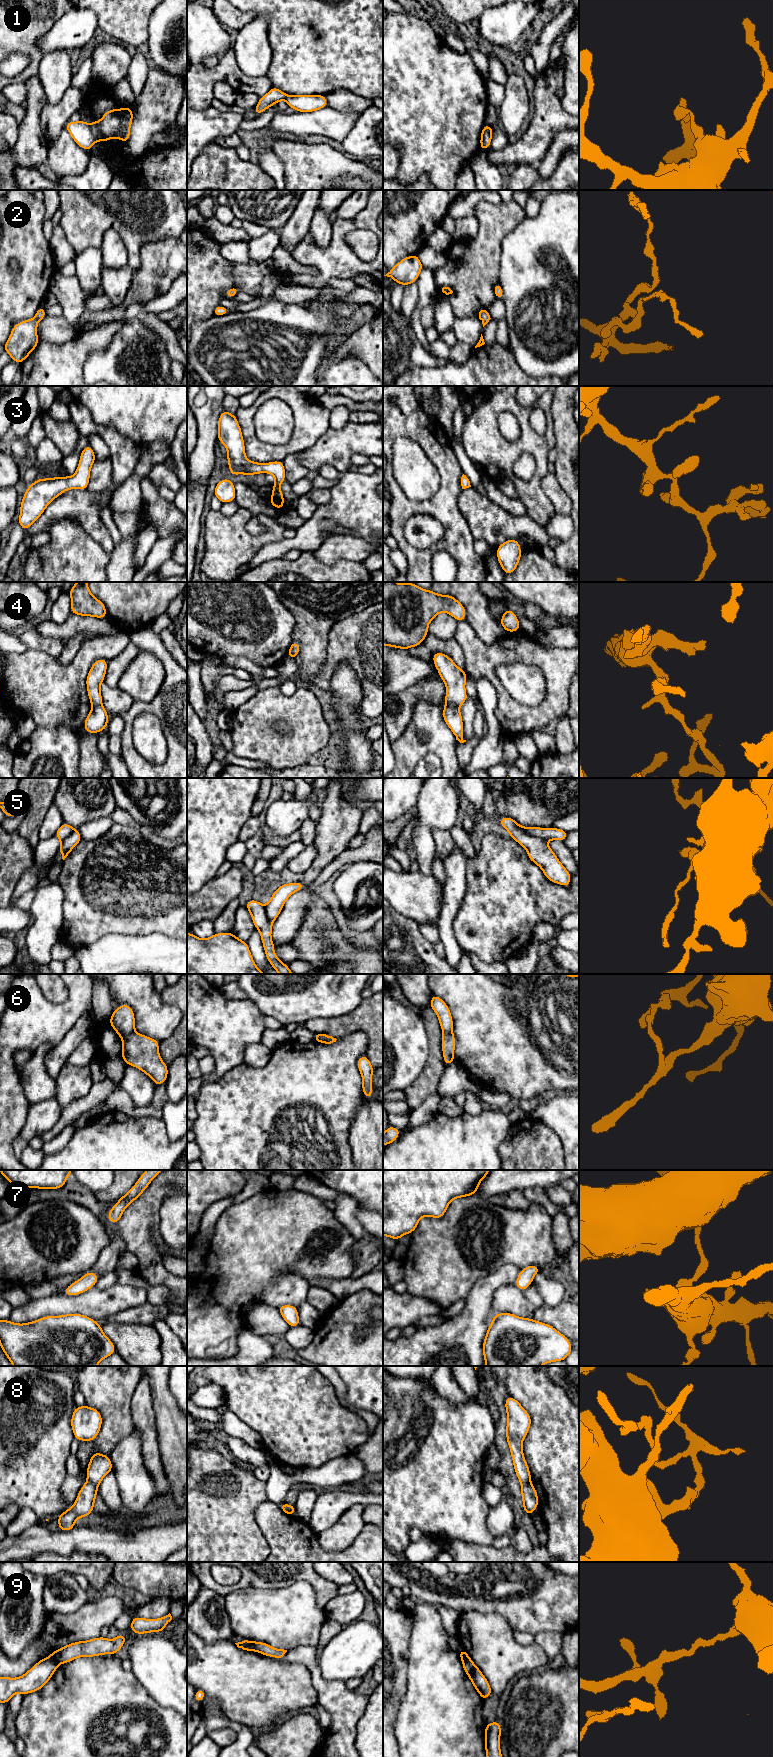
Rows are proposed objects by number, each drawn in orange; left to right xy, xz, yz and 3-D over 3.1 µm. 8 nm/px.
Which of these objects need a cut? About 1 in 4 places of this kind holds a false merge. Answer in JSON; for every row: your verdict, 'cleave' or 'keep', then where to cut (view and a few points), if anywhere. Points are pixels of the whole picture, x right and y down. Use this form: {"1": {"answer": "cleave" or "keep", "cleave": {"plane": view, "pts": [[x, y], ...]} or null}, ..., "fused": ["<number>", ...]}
{"1": {"answer": "cleave", "cleave": {"plane": "xy", "pts": [[89, 124], [95, 140]]}}, "2": {"answer": "keep", "cleave": null}, "3": {"answer": "keep", "cleave": null}, "4": {"answer": "cleave", "cleave": {"plane": "yz", "pts": [[446, 703], [457, 707]]}}, "5": {"answer": "cleave", "cleave": {"plane": "yz", "pts": [[516, 823], [529, 834], [538, 835], [544, 839]]}}, "6": {"answer": "cleave", "cleave": {"plane": "xy", "pts": [[134, 1030], [121, 1037]]}}, "7": {"answer": "keep", "cleave": null}, "8": {"answer": "cleave", "cleave": {"plane": "xy", "pts": [[88, 1480], [97, 1486]]}}, "9": {"answer": "cleave", "cleave": {"plane": "xz", "pts": [[248, 1641], [254, 1650]]}}, "fused": ["1", "4", "5", "6", "8", "9"]}

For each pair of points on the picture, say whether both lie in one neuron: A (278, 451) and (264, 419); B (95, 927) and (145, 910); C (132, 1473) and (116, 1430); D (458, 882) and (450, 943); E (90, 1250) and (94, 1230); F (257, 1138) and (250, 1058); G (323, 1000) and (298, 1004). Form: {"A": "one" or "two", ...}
{"A": "two", "B": "one", "C": "two", "D": "one", "E": "one", "F": "two", "G": "one"}

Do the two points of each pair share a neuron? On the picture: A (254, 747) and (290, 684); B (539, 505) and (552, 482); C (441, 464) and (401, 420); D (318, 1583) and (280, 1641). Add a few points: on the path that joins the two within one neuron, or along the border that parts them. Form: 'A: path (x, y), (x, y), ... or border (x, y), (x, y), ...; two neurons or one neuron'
A: border (278, 686), (286, 695), (291, 695), (297, 687); two neurons
B: border (548, 472), (541, 480), (541, 490), (555, 511); two neurons
C: path (437, 452), (413, 428); one neuron
D: border (290, 1585), (306, 1581), (317, 1605), (323, 1609); two neurons

